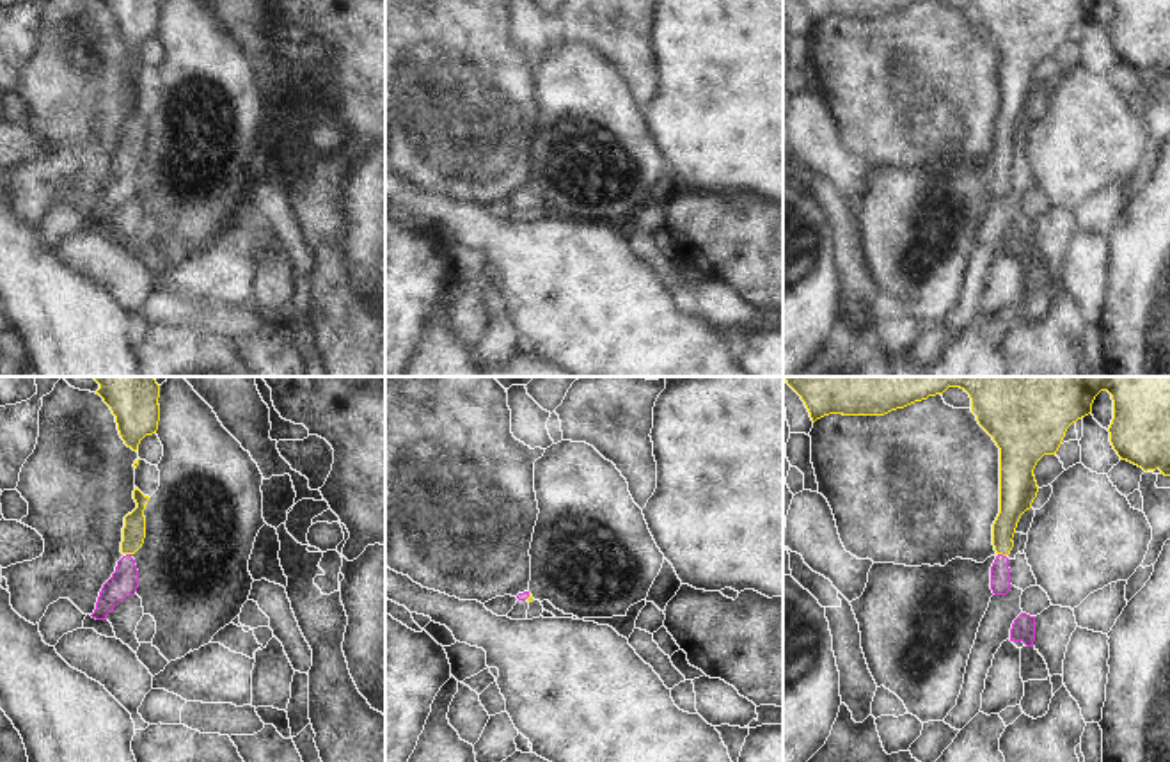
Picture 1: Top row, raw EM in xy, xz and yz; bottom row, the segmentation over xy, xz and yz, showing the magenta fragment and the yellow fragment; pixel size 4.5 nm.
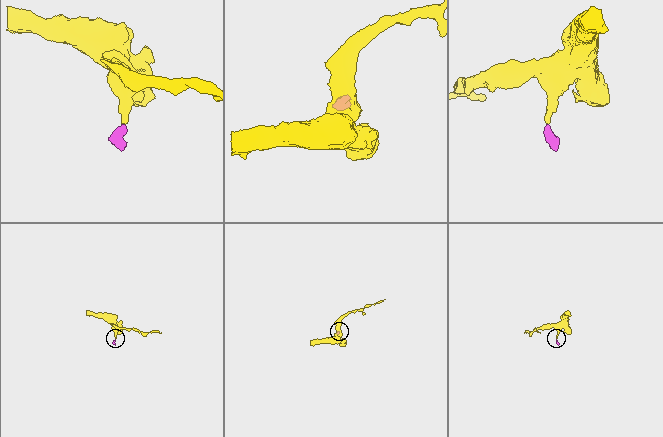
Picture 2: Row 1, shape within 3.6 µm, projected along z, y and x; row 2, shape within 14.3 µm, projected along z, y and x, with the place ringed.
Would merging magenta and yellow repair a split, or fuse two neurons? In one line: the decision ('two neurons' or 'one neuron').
one neuron

